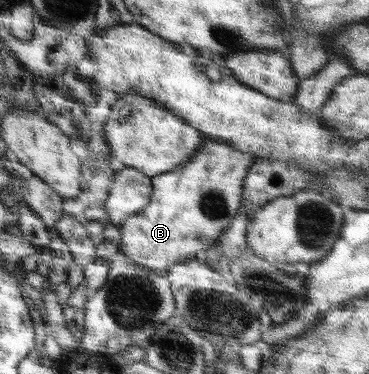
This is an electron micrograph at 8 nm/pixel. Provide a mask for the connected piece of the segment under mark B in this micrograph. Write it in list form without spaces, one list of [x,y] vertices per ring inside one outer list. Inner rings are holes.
[[[205,136],[204,144],[186,163],[177,165],[168,173],[152,177],[152,202],[139,214],[123,222],[119,228],[120,237],[116,240],[119,251],[123,251],[133,264],[147,268],[152,275],[167,279],[169,268],[177,266],[177,262],[202,257],[206,250],[213,250],[217,246],[218,238],[226,231],[241,206],[244,180],[254,161],[252,154],[236,149],[225,141]]]

